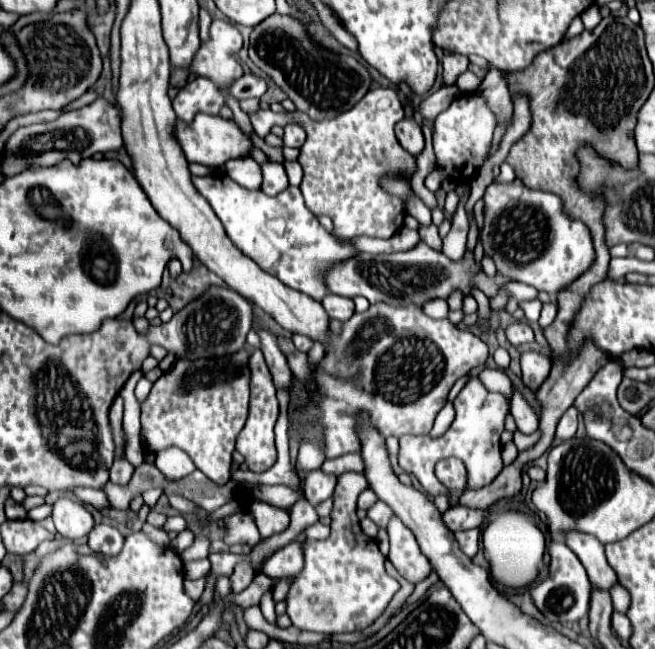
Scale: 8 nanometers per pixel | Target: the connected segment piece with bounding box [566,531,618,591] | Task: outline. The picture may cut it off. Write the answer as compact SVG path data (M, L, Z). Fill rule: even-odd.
M566 533L566 545L578 555L582 565L586 567L586 573L590 577L590 583L598 591L610 591L618 579L614 569L608 565L604 555L604 545L586 533Z

